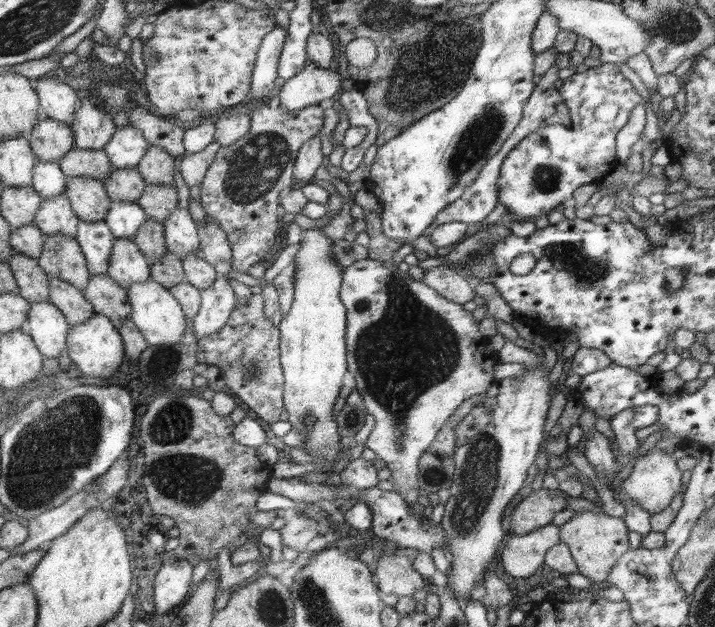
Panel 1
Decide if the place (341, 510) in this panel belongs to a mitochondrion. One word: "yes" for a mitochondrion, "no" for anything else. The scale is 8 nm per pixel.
no

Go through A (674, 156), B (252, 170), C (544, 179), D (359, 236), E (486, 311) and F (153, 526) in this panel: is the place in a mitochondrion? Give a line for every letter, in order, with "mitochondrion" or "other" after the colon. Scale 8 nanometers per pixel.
A: other
B: mitochondrion
C: mitochondrion
D: other
E: other
F: other

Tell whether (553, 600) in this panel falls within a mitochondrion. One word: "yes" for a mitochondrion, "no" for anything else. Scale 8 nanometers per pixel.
no

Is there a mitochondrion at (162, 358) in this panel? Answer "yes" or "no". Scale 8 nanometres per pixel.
yes

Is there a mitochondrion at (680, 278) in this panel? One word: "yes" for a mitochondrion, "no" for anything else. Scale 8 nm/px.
yes

